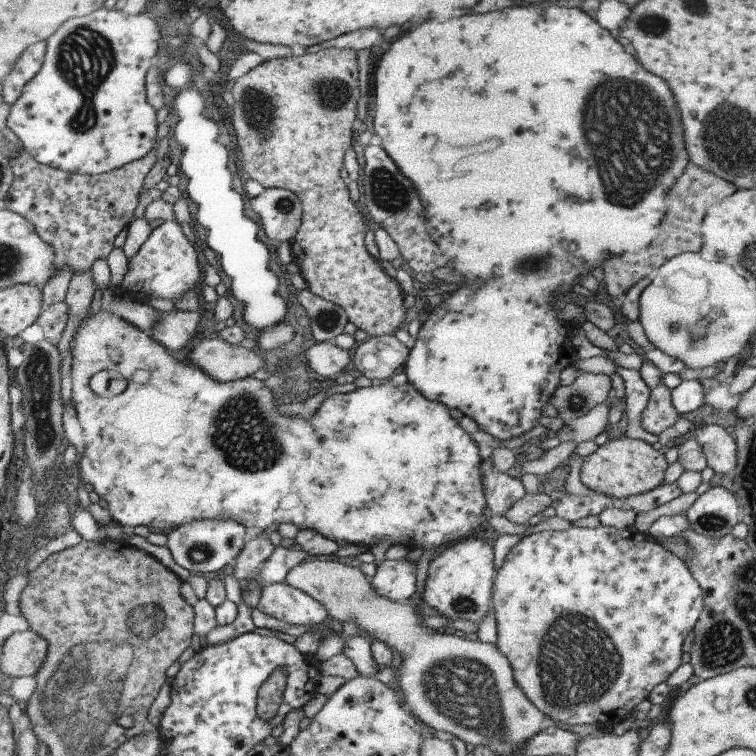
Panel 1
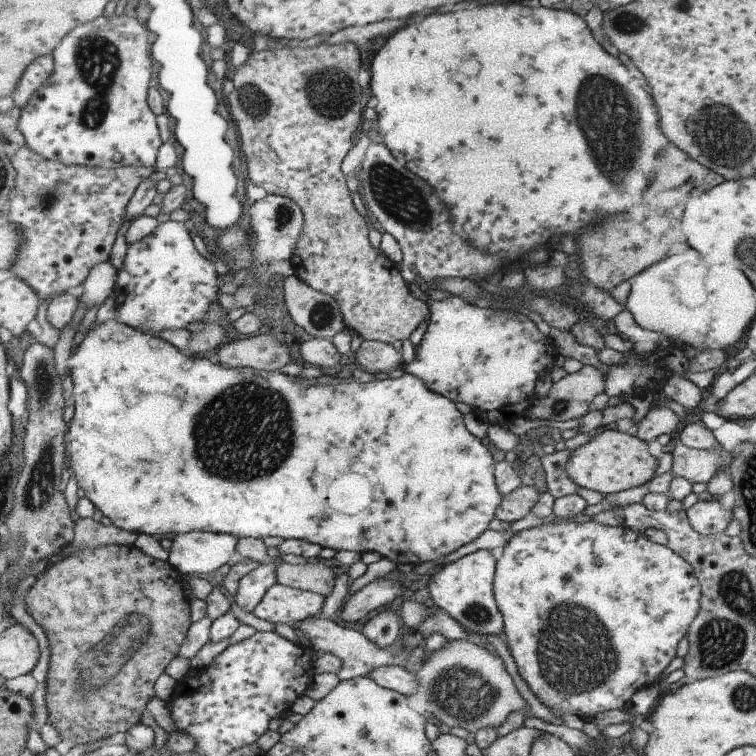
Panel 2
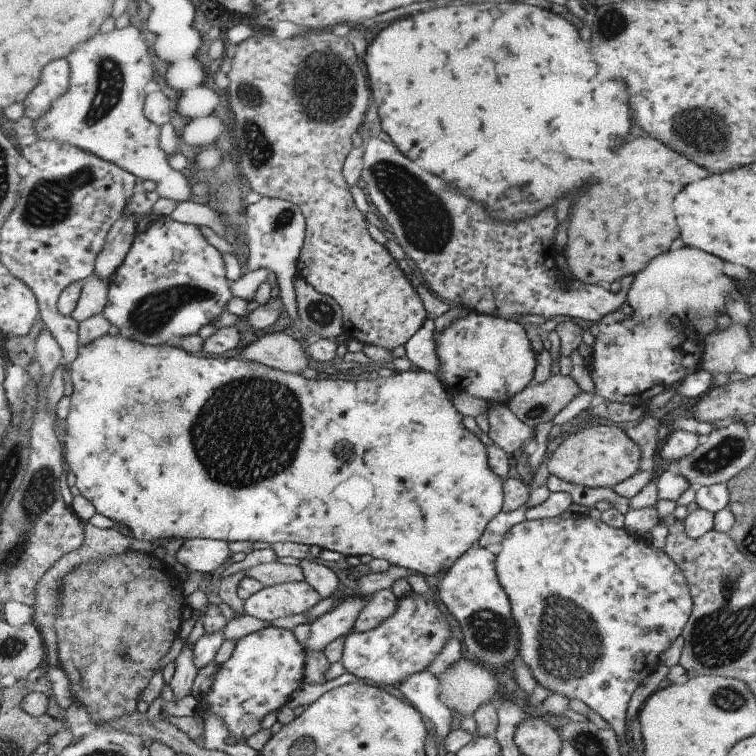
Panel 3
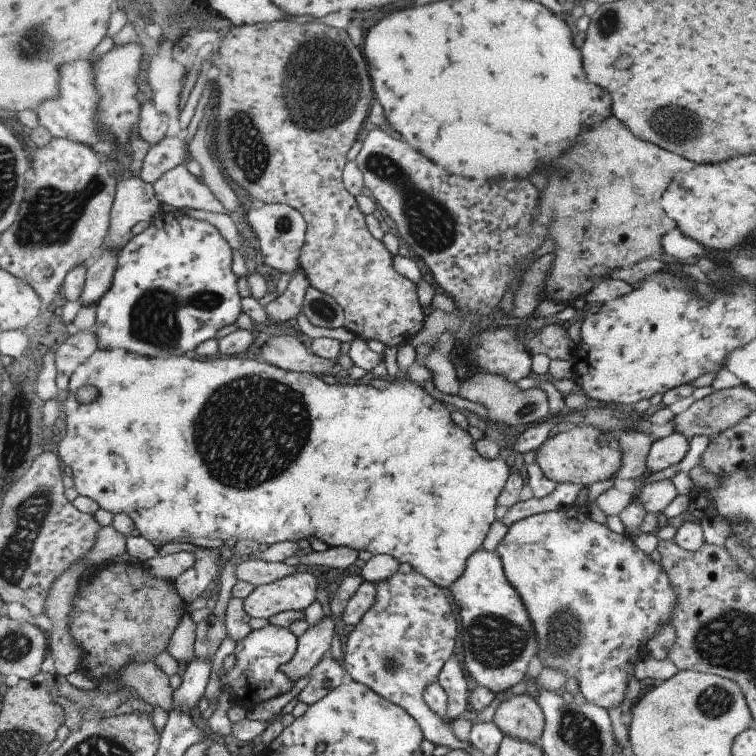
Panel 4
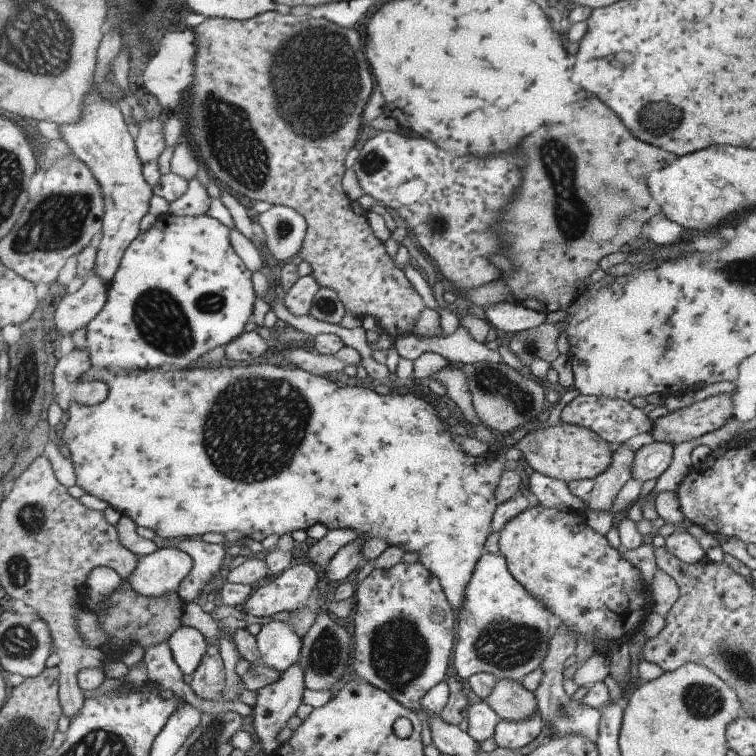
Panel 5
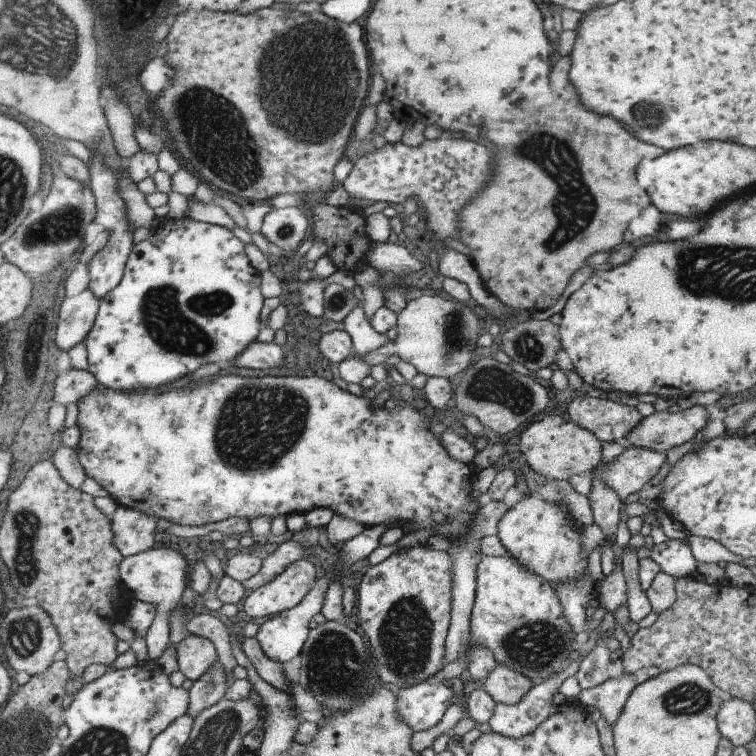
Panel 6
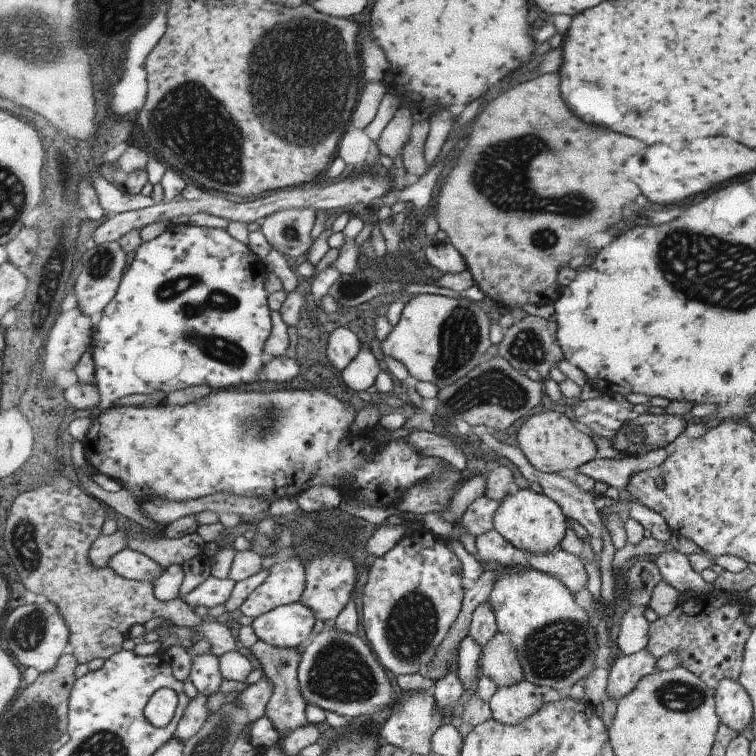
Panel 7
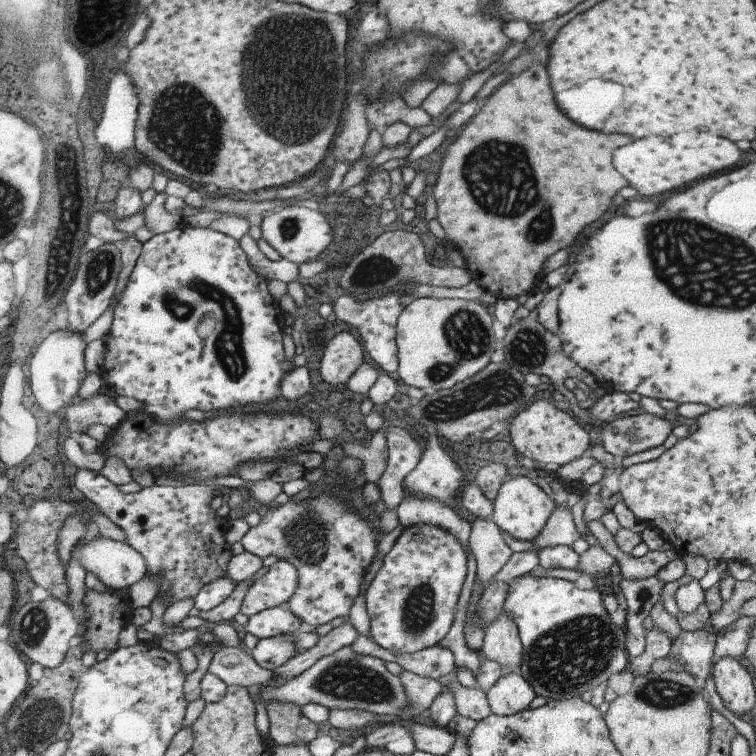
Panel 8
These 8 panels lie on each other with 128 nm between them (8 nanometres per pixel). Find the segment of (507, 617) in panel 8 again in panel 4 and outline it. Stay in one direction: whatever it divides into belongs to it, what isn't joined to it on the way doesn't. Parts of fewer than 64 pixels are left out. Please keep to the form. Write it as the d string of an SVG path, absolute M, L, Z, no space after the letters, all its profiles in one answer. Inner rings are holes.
M526 695L505 699L495 711L493 722L506 736L537 745L546 729L542 706Z

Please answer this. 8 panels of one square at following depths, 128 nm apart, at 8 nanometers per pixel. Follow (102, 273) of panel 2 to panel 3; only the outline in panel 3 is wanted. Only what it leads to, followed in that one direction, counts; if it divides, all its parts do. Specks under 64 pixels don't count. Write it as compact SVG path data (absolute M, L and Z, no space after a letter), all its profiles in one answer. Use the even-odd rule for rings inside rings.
M95 273L83 280L82 293L77 308L71 316L75 322L80 324L92 316L103 313L108 303L109 289L110 281Z

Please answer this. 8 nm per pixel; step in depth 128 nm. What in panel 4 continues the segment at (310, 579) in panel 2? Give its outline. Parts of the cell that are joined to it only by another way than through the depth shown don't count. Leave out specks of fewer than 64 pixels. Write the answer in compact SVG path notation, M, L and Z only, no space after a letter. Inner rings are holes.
M257 557L239 563L235 567L235 572L230 572L230 575L239 581L250 582L258 587L290 577L300 570L301 568L287 564L286 561L276 563Z

